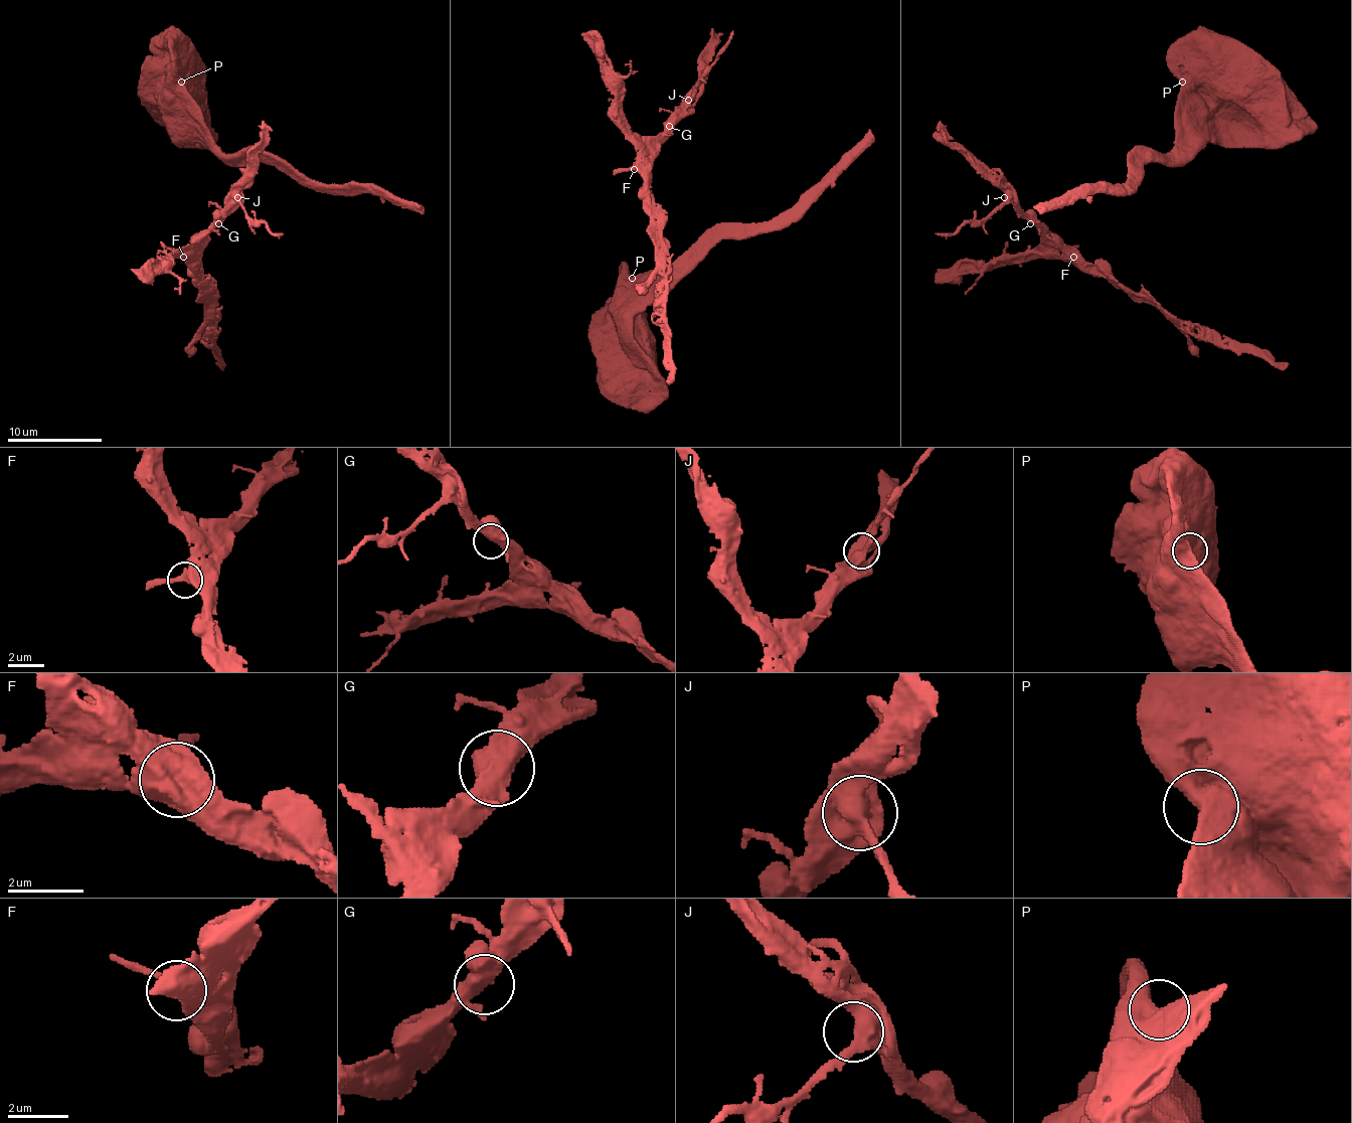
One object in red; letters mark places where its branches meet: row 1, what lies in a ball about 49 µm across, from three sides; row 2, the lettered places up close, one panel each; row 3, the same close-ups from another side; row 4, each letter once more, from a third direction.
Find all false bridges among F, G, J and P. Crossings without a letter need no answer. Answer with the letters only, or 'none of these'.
none of these

